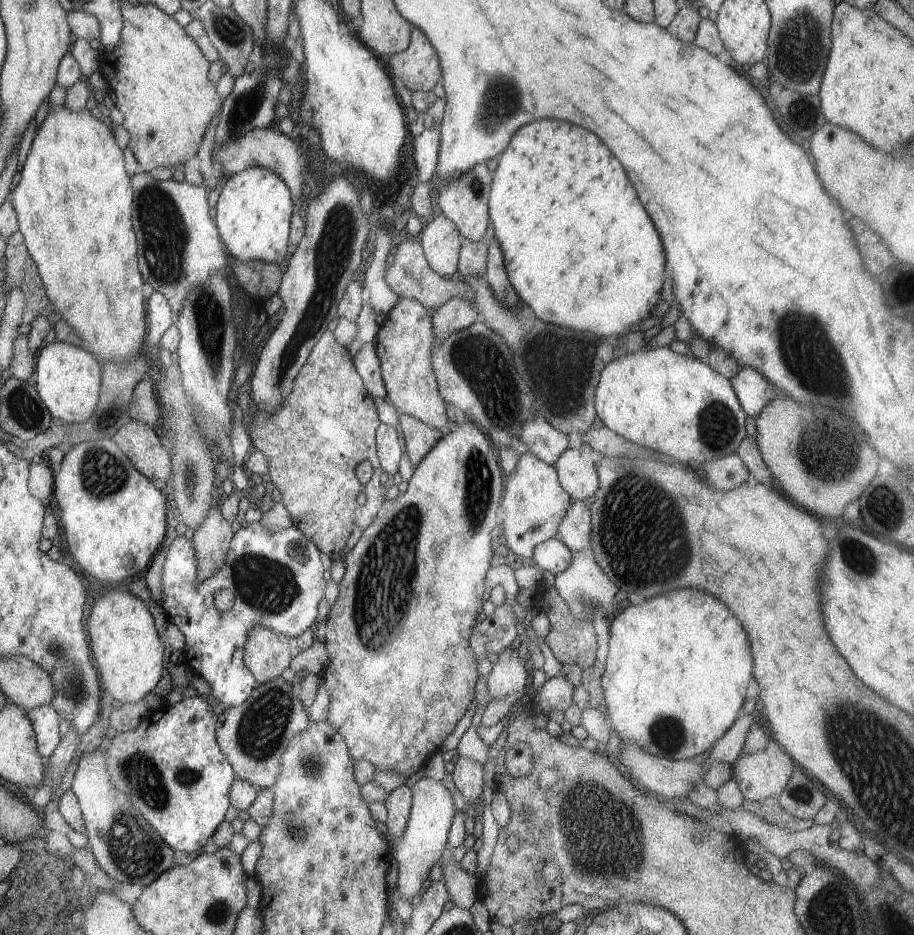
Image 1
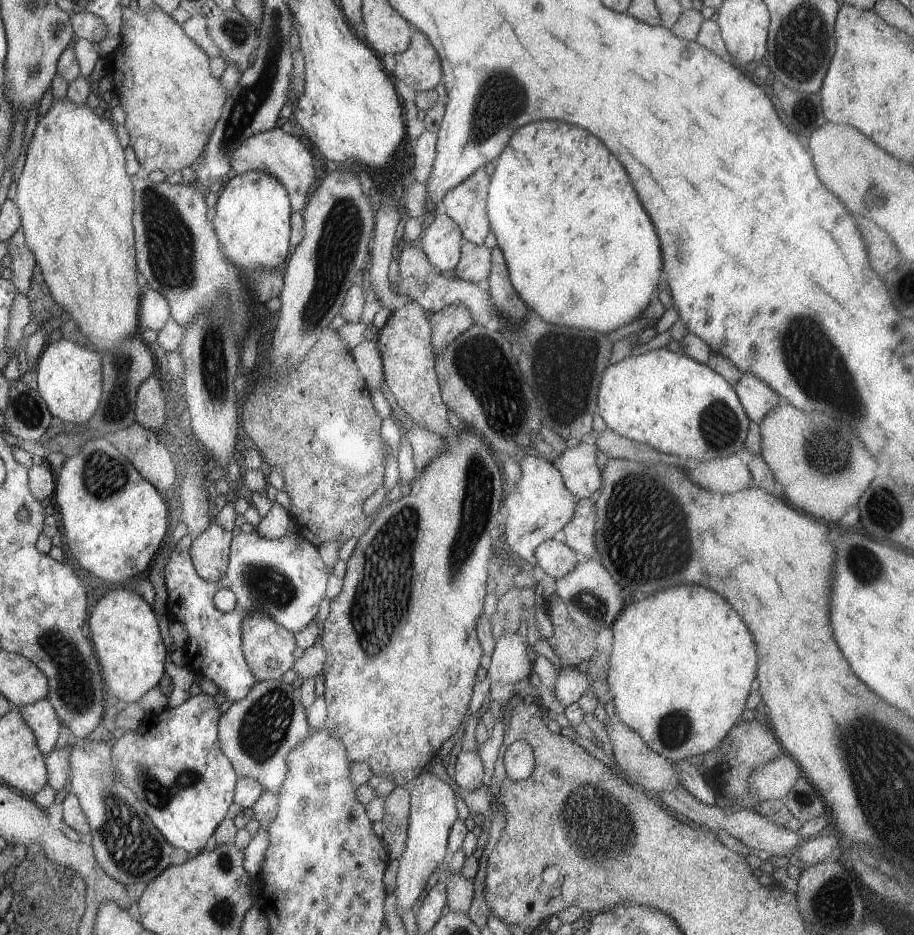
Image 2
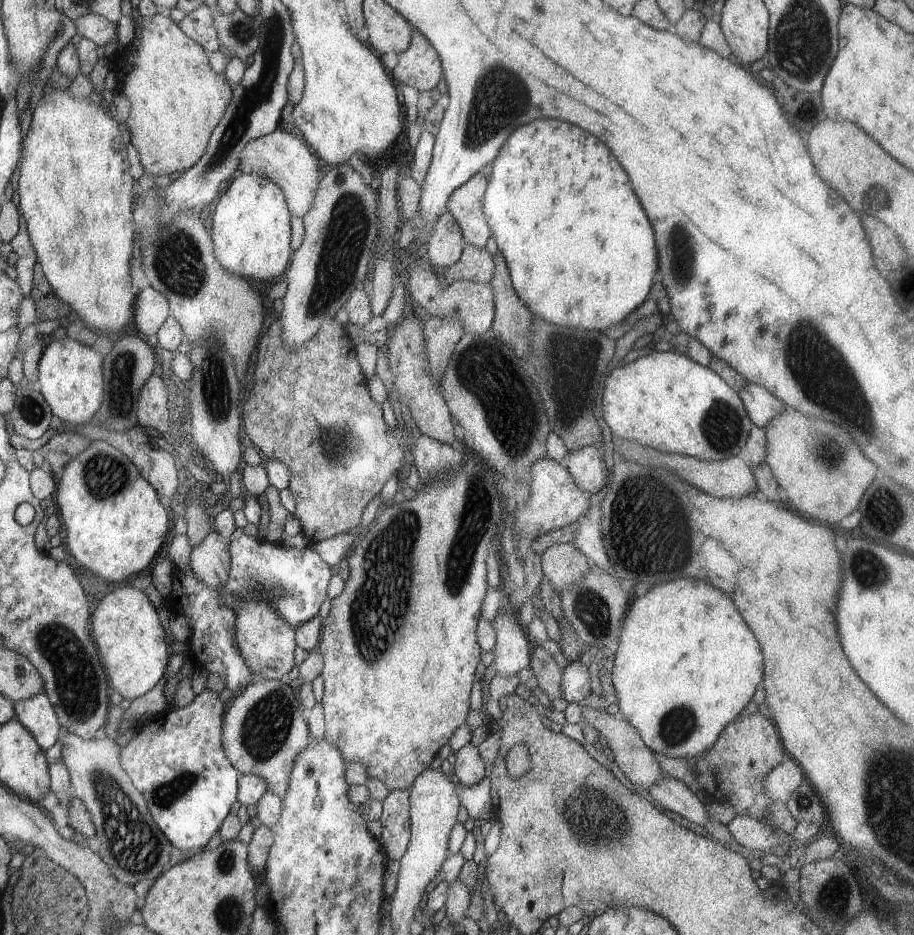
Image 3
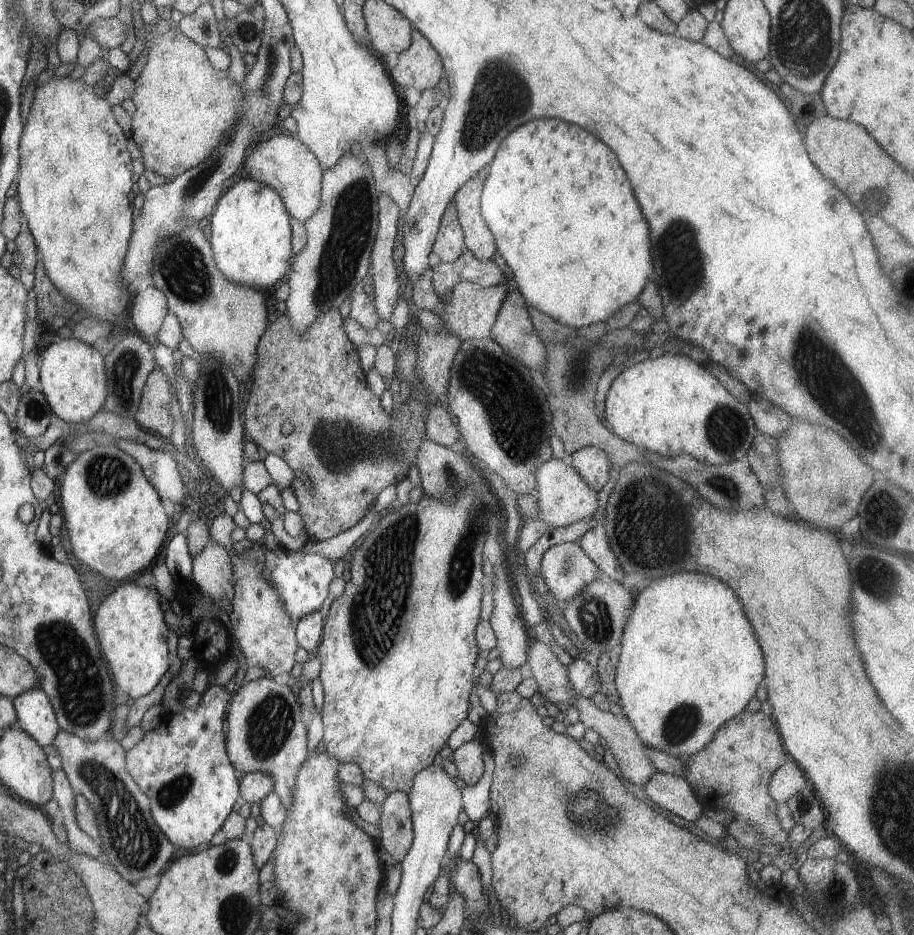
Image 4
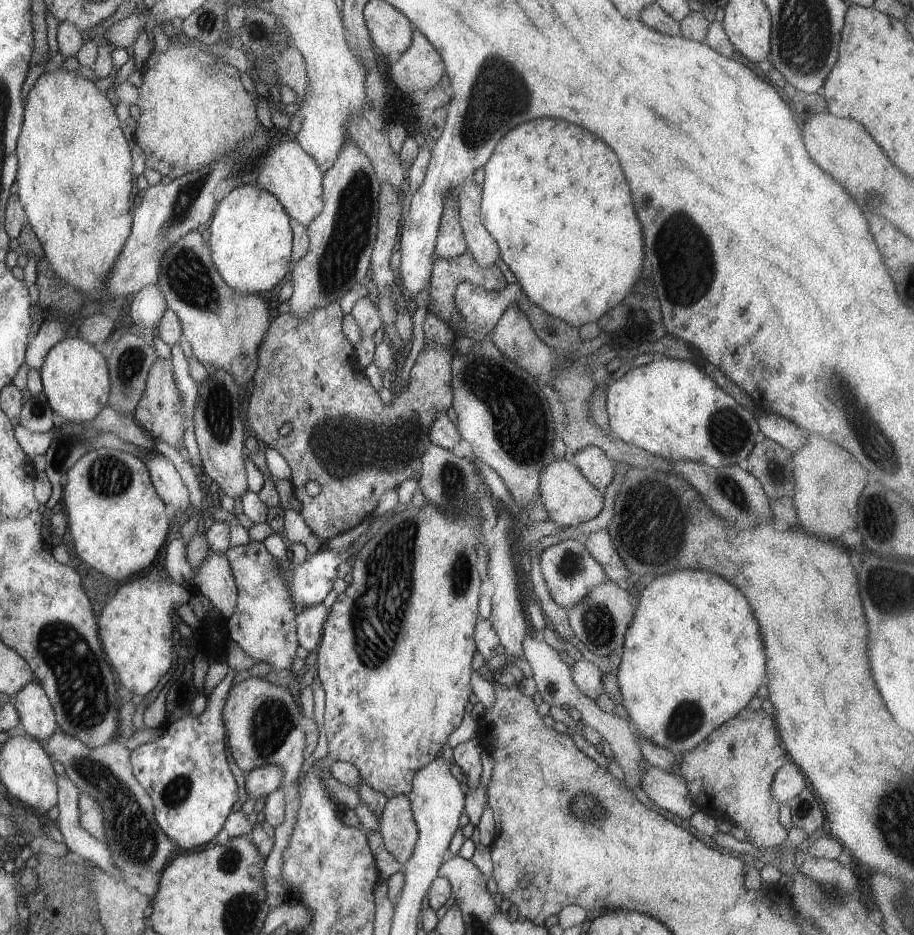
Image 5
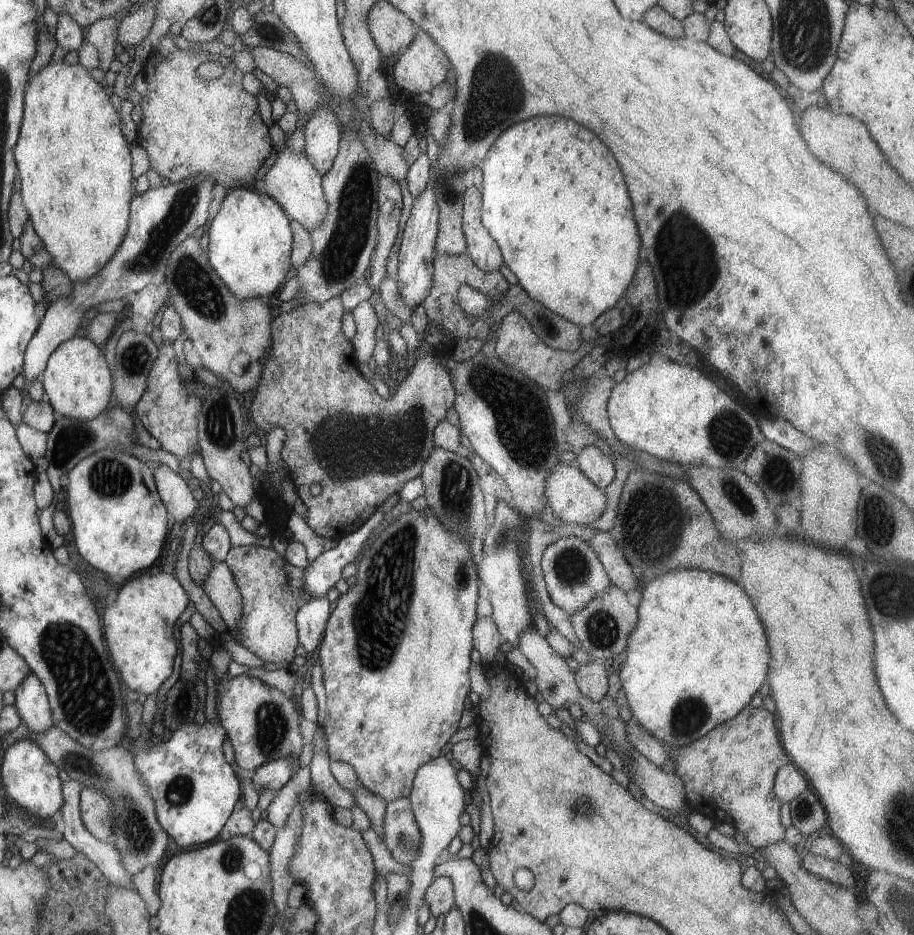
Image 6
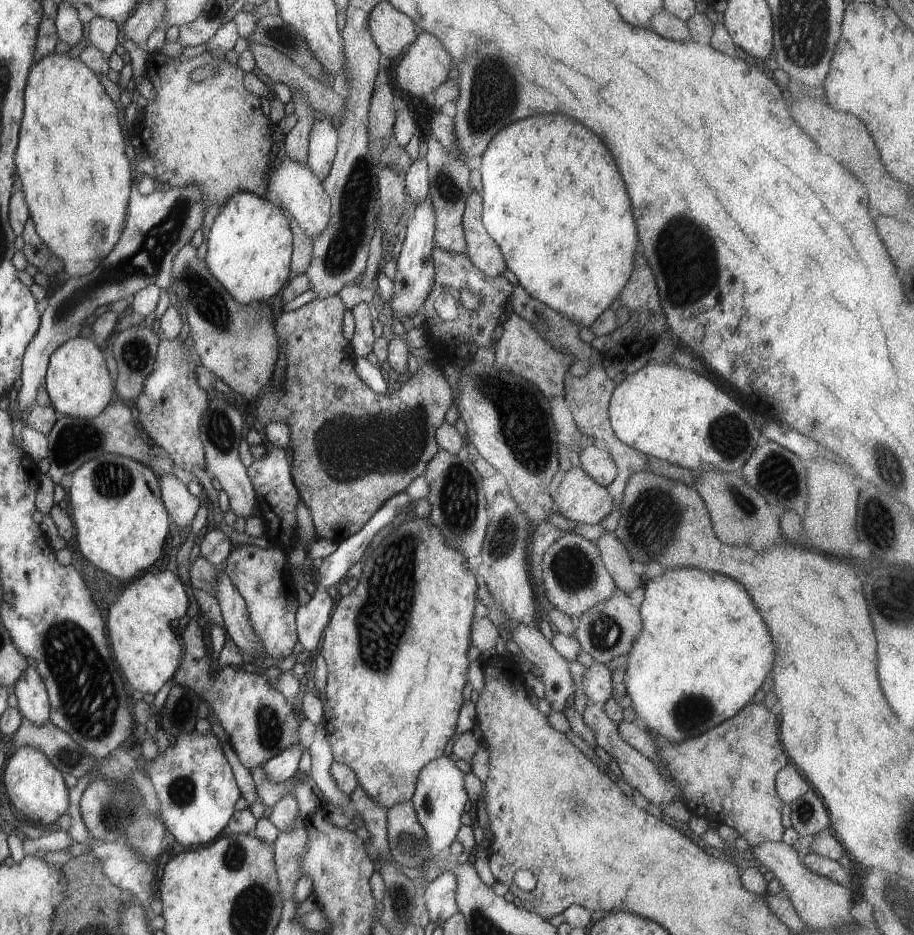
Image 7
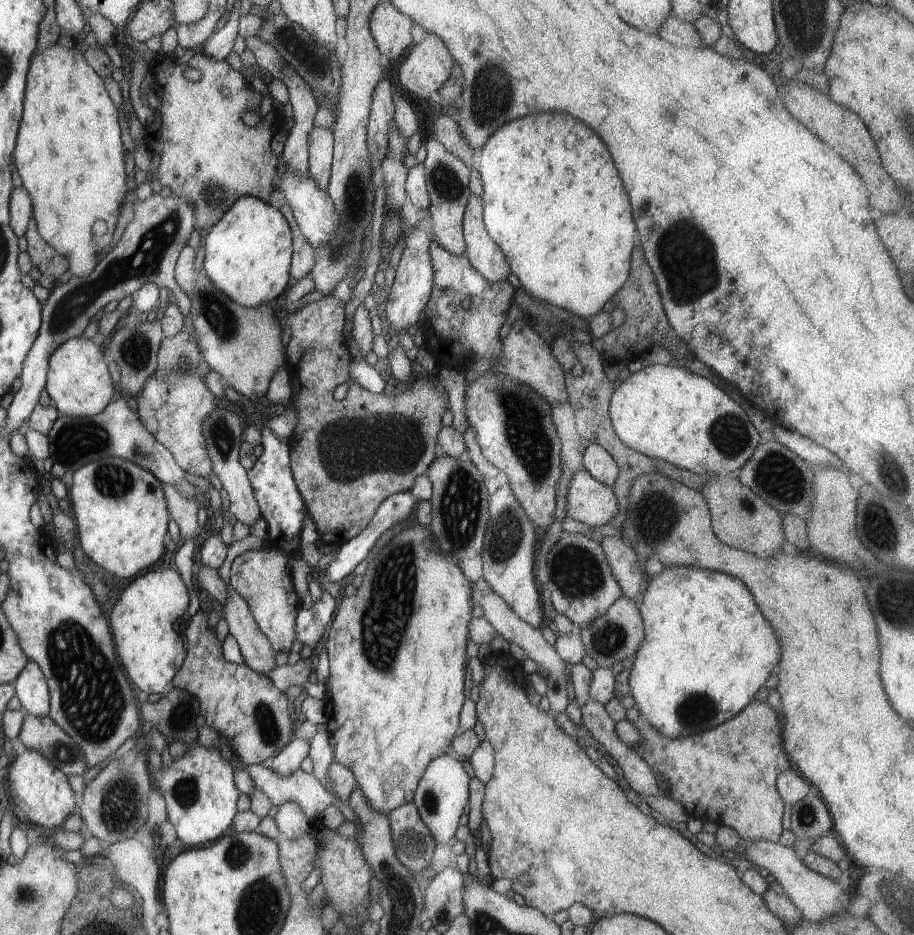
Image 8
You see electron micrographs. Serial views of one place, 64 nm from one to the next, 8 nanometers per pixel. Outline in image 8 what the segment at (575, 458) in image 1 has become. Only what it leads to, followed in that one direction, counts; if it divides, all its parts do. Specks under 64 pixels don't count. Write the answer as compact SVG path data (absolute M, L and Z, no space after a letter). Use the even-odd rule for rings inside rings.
M592 443L584 448L581 455L581 465L597 482L611 486L618 475L618 464L601 448L601 445Z

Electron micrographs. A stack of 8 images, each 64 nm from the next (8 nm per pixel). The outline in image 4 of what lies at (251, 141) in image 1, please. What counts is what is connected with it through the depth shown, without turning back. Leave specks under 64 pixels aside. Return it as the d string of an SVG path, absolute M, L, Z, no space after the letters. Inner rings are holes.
M275 134L260 141L244 158L243 168L248 176L255 182L271 186L279 194L290 217L303 224L317 210L321 196L322 170L315 155L305 148L303 142L291 134Z

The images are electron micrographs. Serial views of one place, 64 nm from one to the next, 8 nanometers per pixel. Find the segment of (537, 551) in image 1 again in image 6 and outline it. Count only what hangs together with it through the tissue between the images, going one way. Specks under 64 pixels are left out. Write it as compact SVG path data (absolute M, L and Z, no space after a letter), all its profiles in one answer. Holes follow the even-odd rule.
M575 534L559 537L547 545L541 554L540 569L551 602L569 616L611 586L611 580L597 554L591 550L588 542L583 542Z

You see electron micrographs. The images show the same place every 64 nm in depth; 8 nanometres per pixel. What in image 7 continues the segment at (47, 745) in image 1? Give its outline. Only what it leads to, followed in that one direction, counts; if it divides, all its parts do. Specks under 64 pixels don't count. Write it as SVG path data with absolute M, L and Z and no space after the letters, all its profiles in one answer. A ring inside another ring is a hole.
M28 666L16 681L13 694L17 699L17 709L22 718L29 720L35 726L47 722L49 705L46 688L40 674L33 666Z

